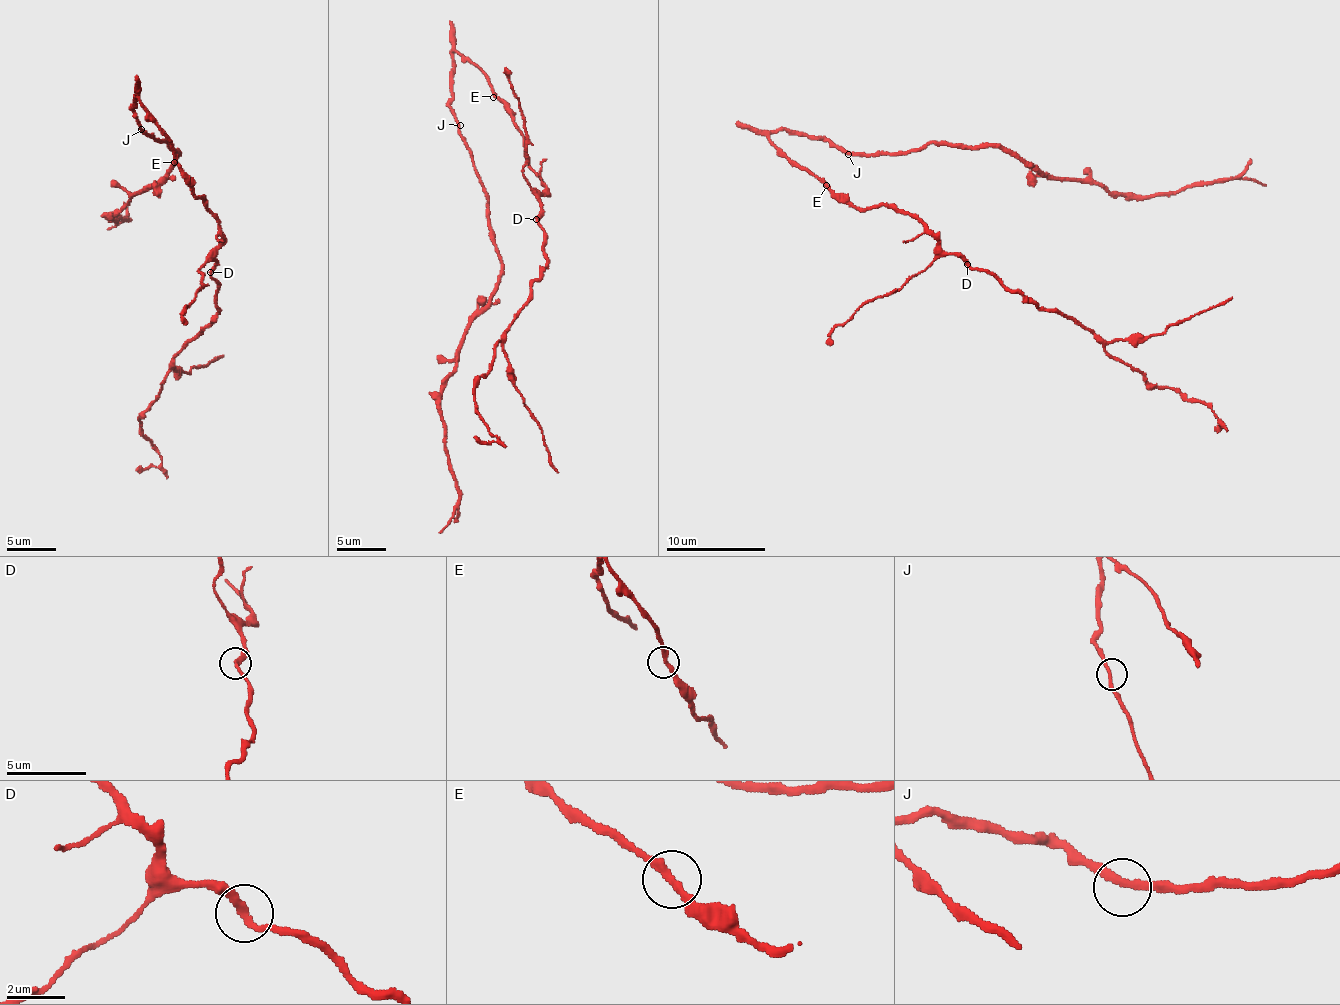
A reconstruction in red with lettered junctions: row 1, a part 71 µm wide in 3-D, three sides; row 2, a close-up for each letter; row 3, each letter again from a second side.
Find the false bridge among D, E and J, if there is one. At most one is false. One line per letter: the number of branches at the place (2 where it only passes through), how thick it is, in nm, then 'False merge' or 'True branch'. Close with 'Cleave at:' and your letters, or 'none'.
D: Branches: 2. Thickness 240 nm. True branch
E: Branches: 2. Thickness 240 nm. True branch
J: Branches: 2. Thickness 240 nm. True branch
Cleave at: none

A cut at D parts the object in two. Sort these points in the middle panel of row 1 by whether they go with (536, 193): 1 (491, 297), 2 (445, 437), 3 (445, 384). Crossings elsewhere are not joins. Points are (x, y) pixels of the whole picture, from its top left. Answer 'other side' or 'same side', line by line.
1: same side
2: same side
3: same side

